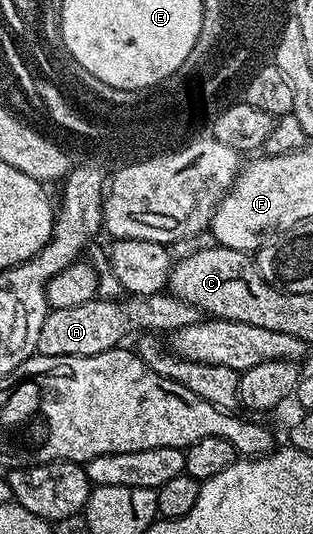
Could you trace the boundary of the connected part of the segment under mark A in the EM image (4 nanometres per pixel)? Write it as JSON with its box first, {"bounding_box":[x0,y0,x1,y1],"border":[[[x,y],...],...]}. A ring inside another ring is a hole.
{"bounding_box":[37,296,146,356],"border":[[[130,296],[127,302],[110,301],[106,298],[96,297],[88,304],[79,304],[77,308],[60,308],[50,310],[44,320],[44,328],[40,328],[40,340],[38,341],[37,353],[48,356],[92,356],[105,350],[113,350],[119,345],[118,342],[129,330],[146,332],[146,296]]]}

